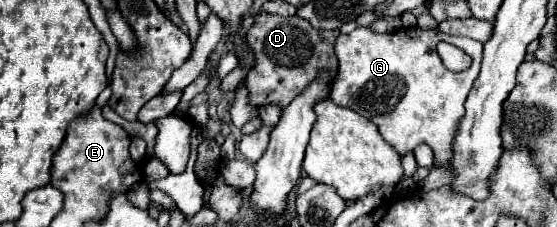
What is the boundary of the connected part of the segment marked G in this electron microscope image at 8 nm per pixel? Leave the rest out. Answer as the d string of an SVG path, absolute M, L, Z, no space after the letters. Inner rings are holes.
M357 27L353 33L337 37L335 55L339 59L339 75L331 85L331 101L373 121L399 155L411 153L419 143L427 143L435 153L435 167L451 161L453 141L465 111L463 103L481 69L483 43L447 35L439 29L399 29L379 35L369 27ZM439 41L463 49L473 59L473 65L463 73L449 71L437 55Z

